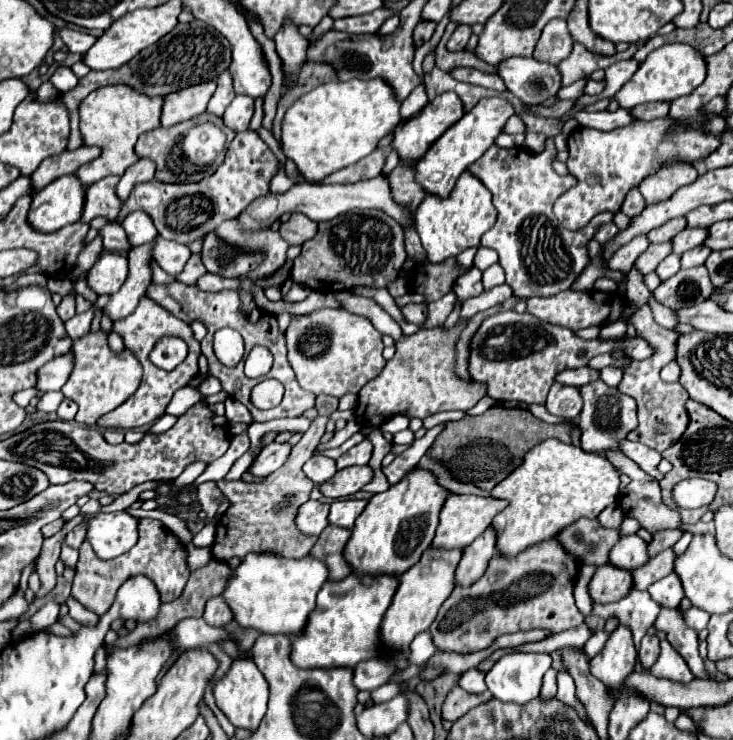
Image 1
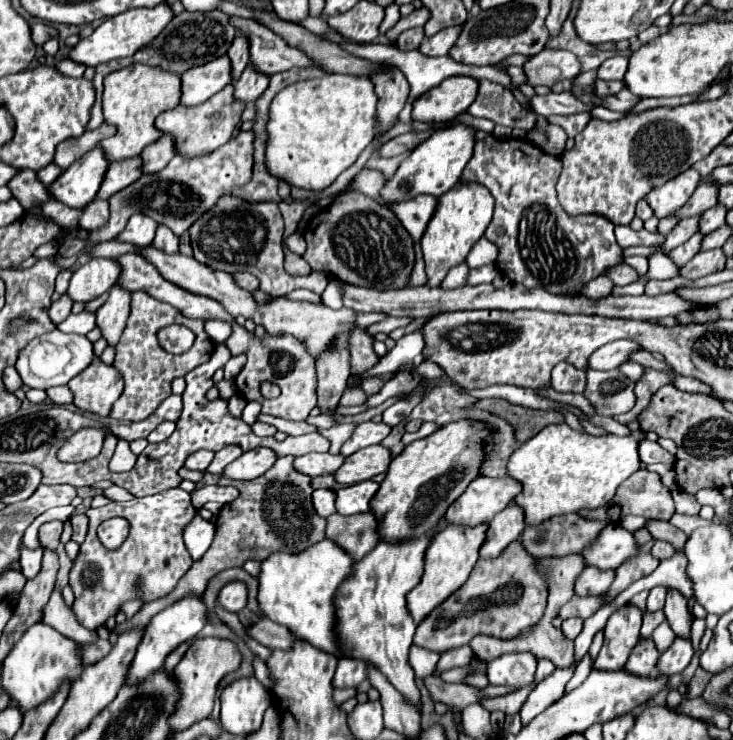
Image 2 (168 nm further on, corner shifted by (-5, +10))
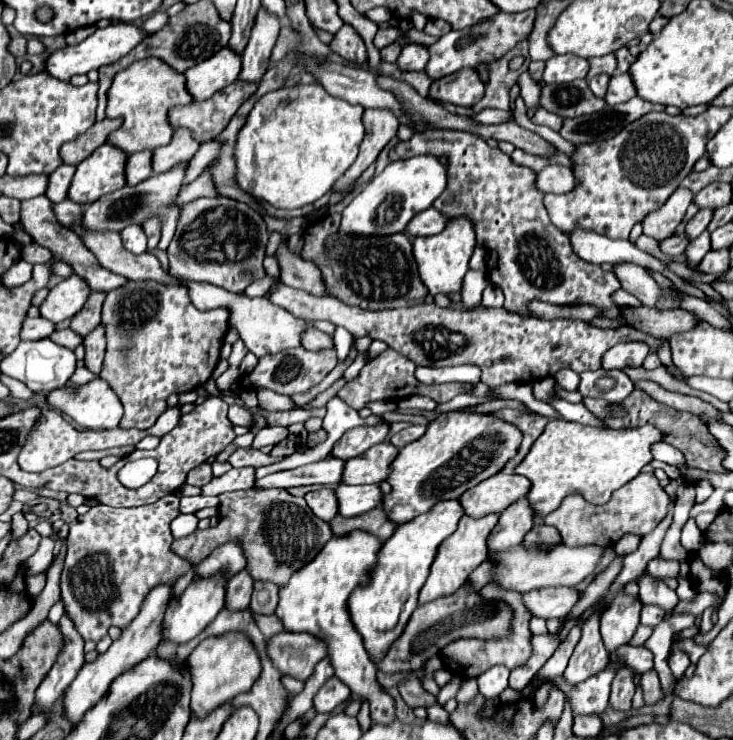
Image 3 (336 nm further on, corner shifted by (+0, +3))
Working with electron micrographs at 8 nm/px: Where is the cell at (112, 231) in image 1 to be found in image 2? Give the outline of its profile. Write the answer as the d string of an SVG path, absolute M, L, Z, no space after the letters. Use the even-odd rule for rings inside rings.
M95 198L93 202L89 202L85 208L83 208L83 214L77 222L79 228L83 230L97 230L101 228L109 218L109 206L107 206L107 200L101 200L101 198Z

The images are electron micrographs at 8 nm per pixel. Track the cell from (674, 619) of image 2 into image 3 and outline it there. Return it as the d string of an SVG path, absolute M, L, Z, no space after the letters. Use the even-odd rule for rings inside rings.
M644 575L644 577L638 581L638 587L640 587L640 601L642 601L642 603L658 605L658 607L662 607L666 613L670 613L670 611L676 607L676 603L678 603L676 591L672 591L670 587L666 587L662 581L658 581L658 579L654 579L654 577Z

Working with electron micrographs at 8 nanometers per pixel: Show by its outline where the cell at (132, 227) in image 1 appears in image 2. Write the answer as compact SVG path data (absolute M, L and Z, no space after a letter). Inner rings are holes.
M133 214L125 226L125 230L119 234L119 242L129 242L135 246L149 246L155 236L157 222L153 222L145 214Z

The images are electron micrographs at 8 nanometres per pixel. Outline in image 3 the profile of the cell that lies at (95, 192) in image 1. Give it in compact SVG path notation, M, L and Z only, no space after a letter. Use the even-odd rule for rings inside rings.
M140 151L126 161L126 185L136 185L152 175L152 151Z

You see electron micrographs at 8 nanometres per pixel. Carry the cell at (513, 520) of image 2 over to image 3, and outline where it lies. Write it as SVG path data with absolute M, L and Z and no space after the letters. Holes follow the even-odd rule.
M526 499L512 503L508 509L500 513L498 525L492 529L488 537L488 553L504 551L514 545L520 545L524 535L534 525L534 513Z

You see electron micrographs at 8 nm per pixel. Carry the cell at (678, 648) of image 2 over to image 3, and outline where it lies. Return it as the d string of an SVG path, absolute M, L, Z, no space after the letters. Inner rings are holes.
M674 651L674 653L670 655L670 659L668 659L668 665L670 665L670 669L672 669L674 677L676 677L676 679L680 679L680 677L684 675L684 671L688 669L690 659L688 659L688 655L686 655L684 651Z

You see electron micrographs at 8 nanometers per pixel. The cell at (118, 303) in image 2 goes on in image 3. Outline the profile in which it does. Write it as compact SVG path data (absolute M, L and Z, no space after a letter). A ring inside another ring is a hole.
M102 323L92 333L88 333L88 337L84 337L84 347L86 347L86 359L84 359L86 367L98 375L106 349L106 327Z

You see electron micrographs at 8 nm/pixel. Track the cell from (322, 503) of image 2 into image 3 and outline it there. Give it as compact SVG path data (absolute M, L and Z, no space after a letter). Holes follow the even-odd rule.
M320 489L320 491L312 491L306 497L308 507L314 511L316 517L320 517L322 521L330 521L332 517L338 515L338 501L332 489Z

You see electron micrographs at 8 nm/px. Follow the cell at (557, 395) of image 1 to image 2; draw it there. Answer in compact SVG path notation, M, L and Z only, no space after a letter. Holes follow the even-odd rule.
M561 362L553 368L553 388L557 392L583 392L585 382L585 372L571 364Z

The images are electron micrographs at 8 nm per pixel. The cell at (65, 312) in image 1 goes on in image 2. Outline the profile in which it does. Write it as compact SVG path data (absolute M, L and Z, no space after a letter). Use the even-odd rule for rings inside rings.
M61 296L57 302L53 302L51 308L49 308L49 318L51 318L51 322L53 322L53 324L63 322L63 320L71 314L71 306L73 306L73 302L71 302L69 296Z

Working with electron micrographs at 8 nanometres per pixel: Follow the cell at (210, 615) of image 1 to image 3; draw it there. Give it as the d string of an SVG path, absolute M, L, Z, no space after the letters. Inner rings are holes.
M246 569L236 573L228 585L226 585L226 603L224 607L228 611L242 611L248 609L250 605L250 595L252 595L252 577L248 575Z

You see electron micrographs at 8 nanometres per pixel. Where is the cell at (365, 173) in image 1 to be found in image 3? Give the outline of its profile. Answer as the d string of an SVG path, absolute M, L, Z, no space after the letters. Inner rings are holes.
M428 129L416 133L410 141L400 141L390 149L390 159L398 161L401 157L425 154L441 158L444 153L448 155L448 183L434 207L446 217L474 217L478 245L488 251L488 277L506 295L504 309L524 315L526 303L540 299L554 305L590 303L602 307L610 319L620 315L610 299L620 289L618 277L600 265L580 259L570 245L570 235L552 225L542 203L544 193L536 187L536 171L514 163L510 155L488 147L474 133L444 129Z

